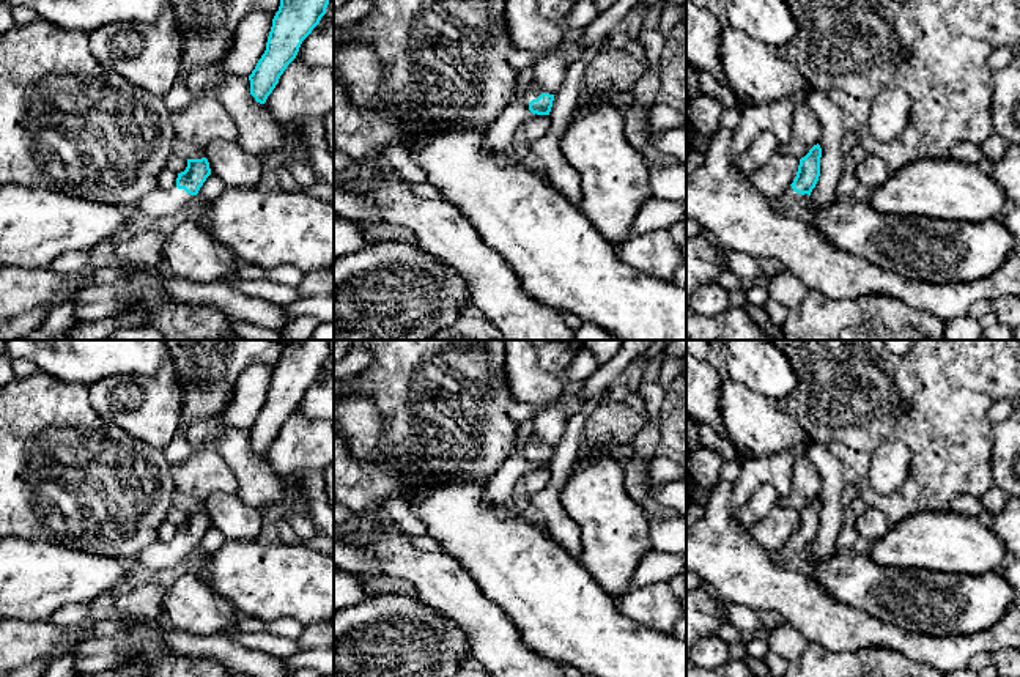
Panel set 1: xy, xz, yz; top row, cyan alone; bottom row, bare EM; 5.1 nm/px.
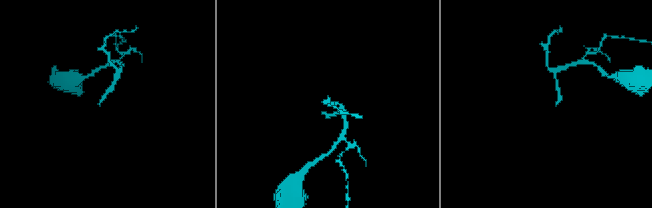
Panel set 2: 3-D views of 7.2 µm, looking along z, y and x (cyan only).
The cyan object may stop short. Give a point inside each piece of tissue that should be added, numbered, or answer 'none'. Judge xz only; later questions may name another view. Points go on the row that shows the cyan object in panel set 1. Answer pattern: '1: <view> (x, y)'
1: xz (534, 90)

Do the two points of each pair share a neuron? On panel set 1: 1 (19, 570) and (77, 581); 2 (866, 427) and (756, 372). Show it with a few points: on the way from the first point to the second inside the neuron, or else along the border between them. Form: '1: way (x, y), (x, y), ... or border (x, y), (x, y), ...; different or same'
1: way (33, 577), (63, 577); same
2: border (784, 356), (797, 378), (797, 388), (790, 397); different

